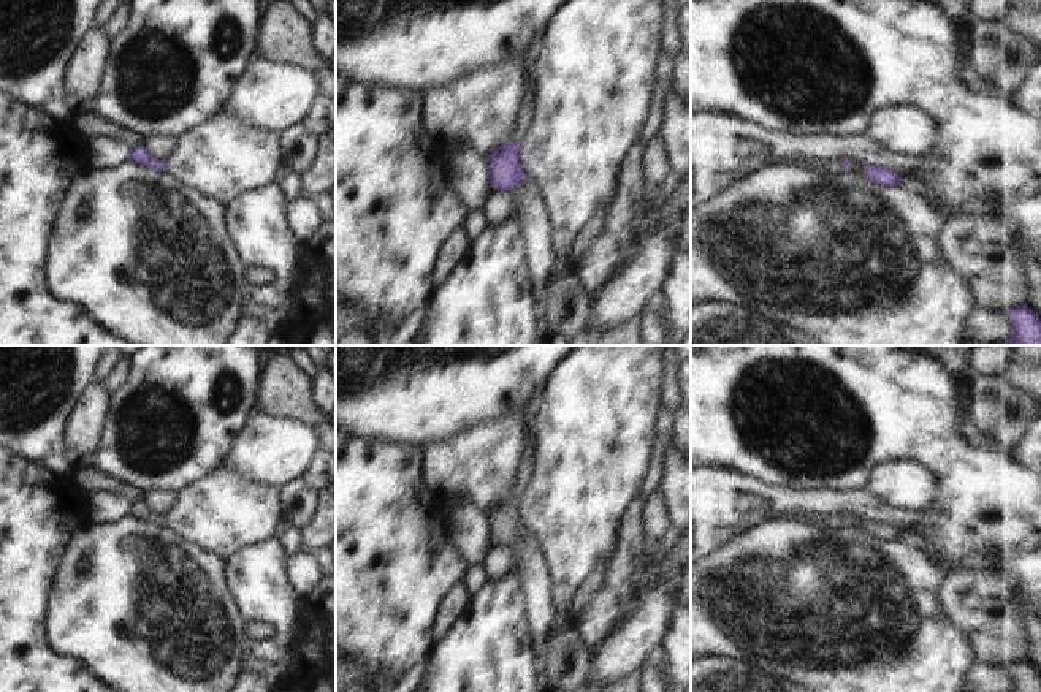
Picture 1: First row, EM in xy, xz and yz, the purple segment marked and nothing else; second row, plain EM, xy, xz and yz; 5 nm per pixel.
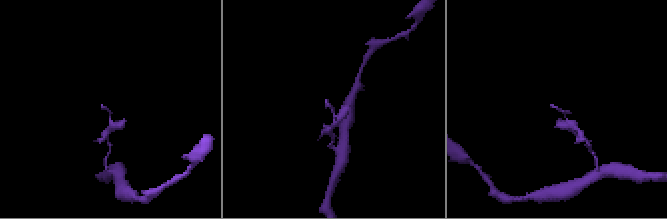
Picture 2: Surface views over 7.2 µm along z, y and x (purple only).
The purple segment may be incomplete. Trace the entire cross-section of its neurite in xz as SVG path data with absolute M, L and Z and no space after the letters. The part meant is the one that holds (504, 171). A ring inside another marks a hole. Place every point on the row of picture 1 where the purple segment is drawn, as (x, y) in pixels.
M543 32L536 33L531 48L526 51L523 59L523 98L520 109L517 112L515 131L512 133L512 141L494 149L485 160L488 166L490 188L494 190L510 190L528 181L518 163L518 149L524 135L531 127L531 114L534 111L534 63L537 60L537 52L543 40Z

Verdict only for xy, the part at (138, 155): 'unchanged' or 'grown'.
unchanged

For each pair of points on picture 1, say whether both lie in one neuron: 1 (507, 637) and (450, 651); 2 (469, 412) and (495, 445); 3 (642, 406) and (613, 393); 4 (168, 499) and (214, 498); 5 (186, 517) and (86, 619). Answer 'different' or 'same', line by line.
1: same
2: different
3: same
4: different
5: different

